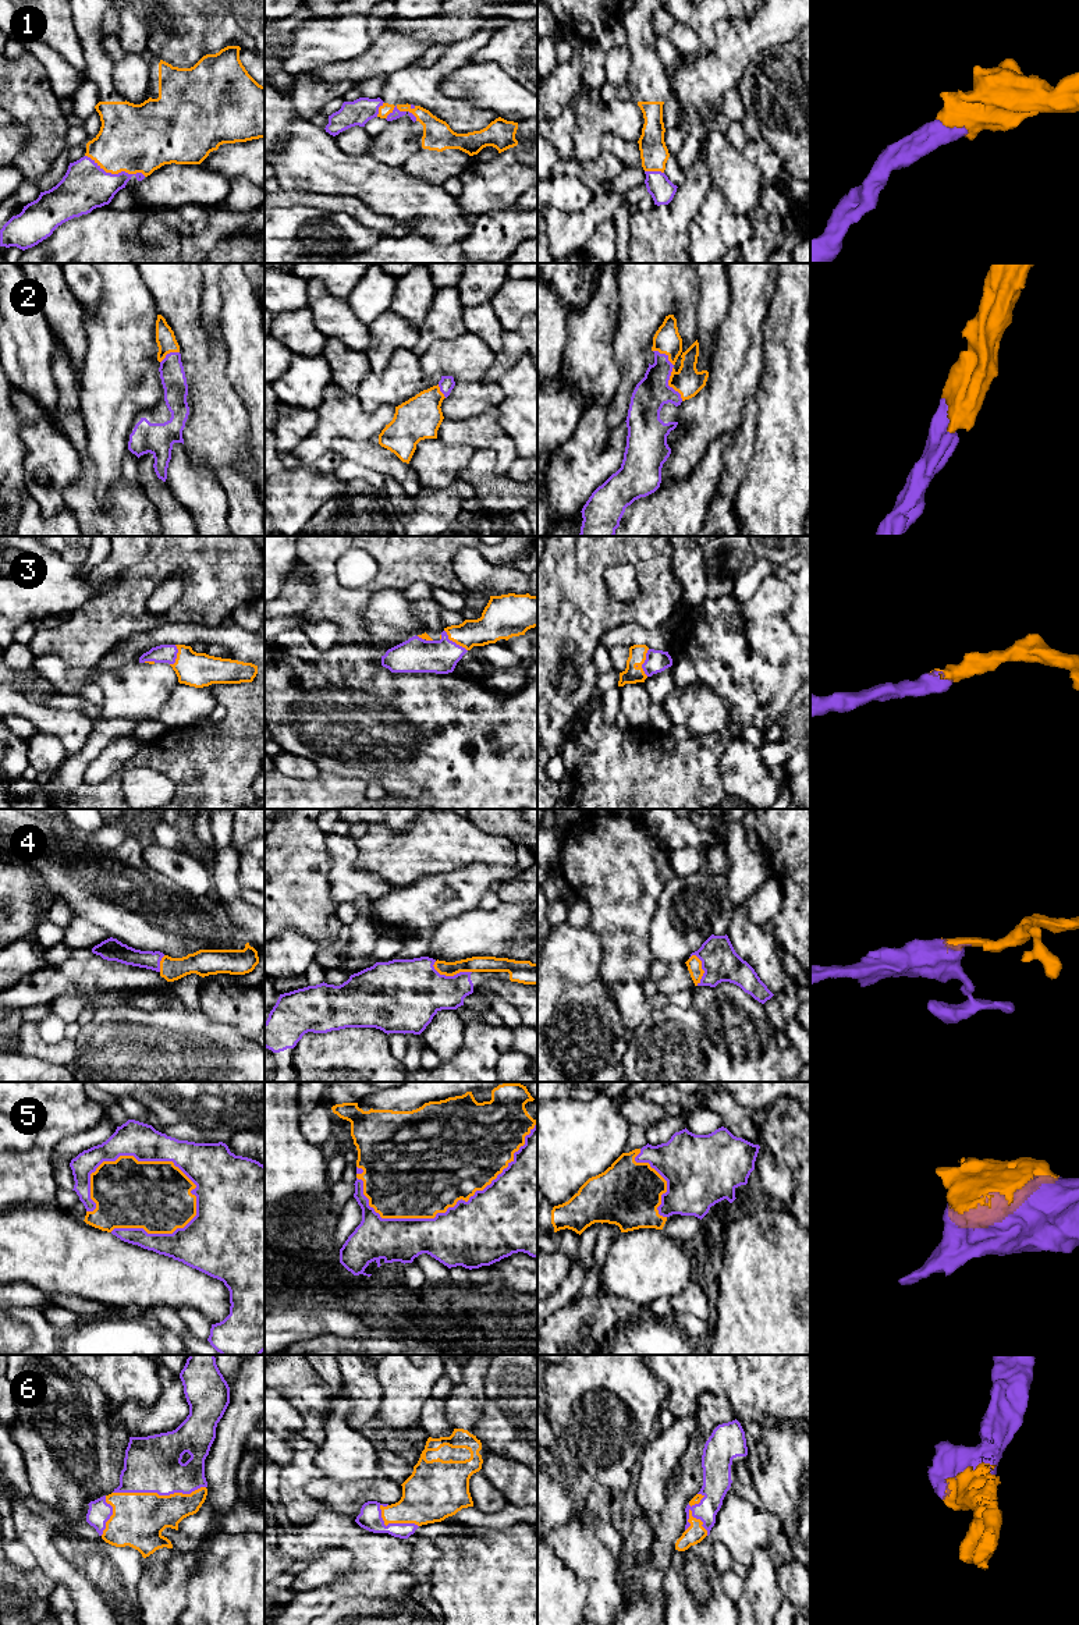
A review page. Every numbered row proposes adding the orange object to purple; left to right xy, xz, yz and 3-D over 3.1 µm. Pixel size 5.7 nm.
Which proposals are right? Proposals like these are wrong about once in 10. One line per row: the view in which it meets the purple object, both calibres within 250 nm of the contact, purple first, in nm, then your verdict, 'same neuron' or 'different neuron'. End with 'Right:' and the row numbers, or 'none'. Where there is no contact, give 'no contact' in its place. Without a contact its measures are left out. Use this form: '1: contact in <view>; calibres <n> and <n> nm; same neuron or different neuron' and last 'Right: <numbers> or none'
1: contact in xy; calibres 280 and 400 nm; same neuron
2: contact in yz; calibres 190 and 170 nm; same neuron
3: contact in xz; calibres 200 and 180 nm; same neuron
4: contact in xz; calibres 380 and 100 nm; same neuron
5: contact in xy; calibres 200 and 400 nm; same neuron
6: contact in xy; calibres 320 and 300 nm; same neuron
Right: 1, 2, 3, 4, 5, 6

